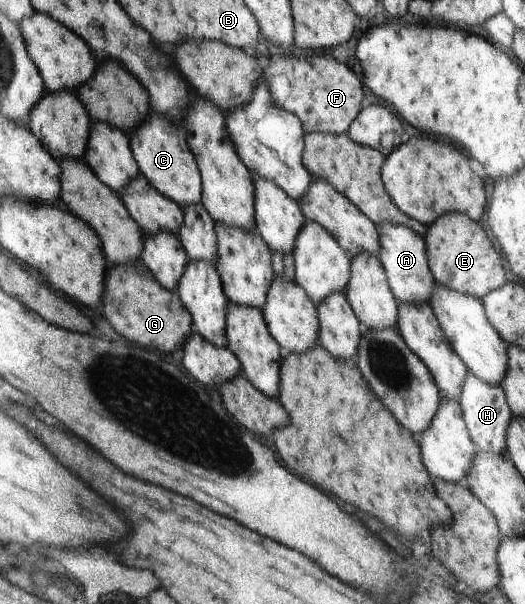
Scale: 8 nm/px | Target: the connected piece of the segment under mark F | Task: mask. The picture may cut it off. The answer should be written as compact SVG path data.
M276 54L270 57L269 66L263 70L274 101L282 108L301 117L305 134L323 132L340 134L347 132L352 121L359 115L363 87L357 75L343 65L337 63L327 54L311 55L310 57Z

